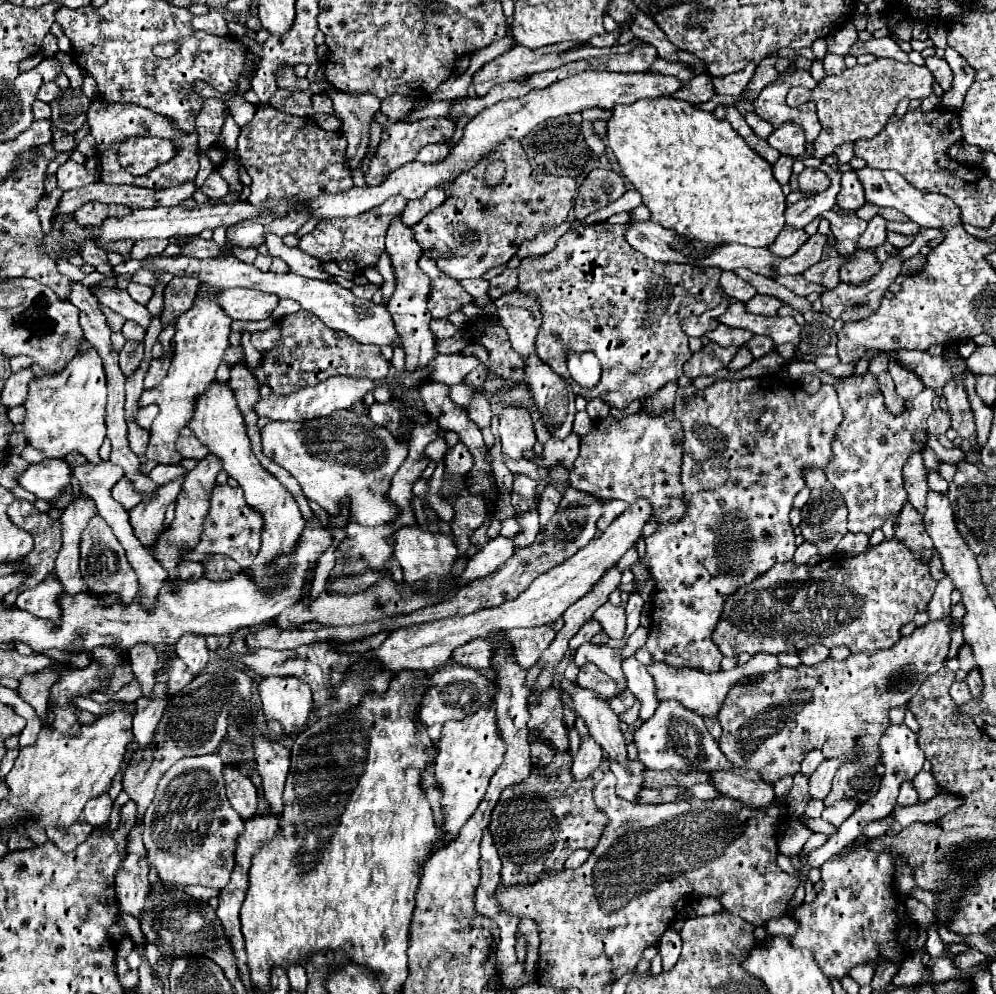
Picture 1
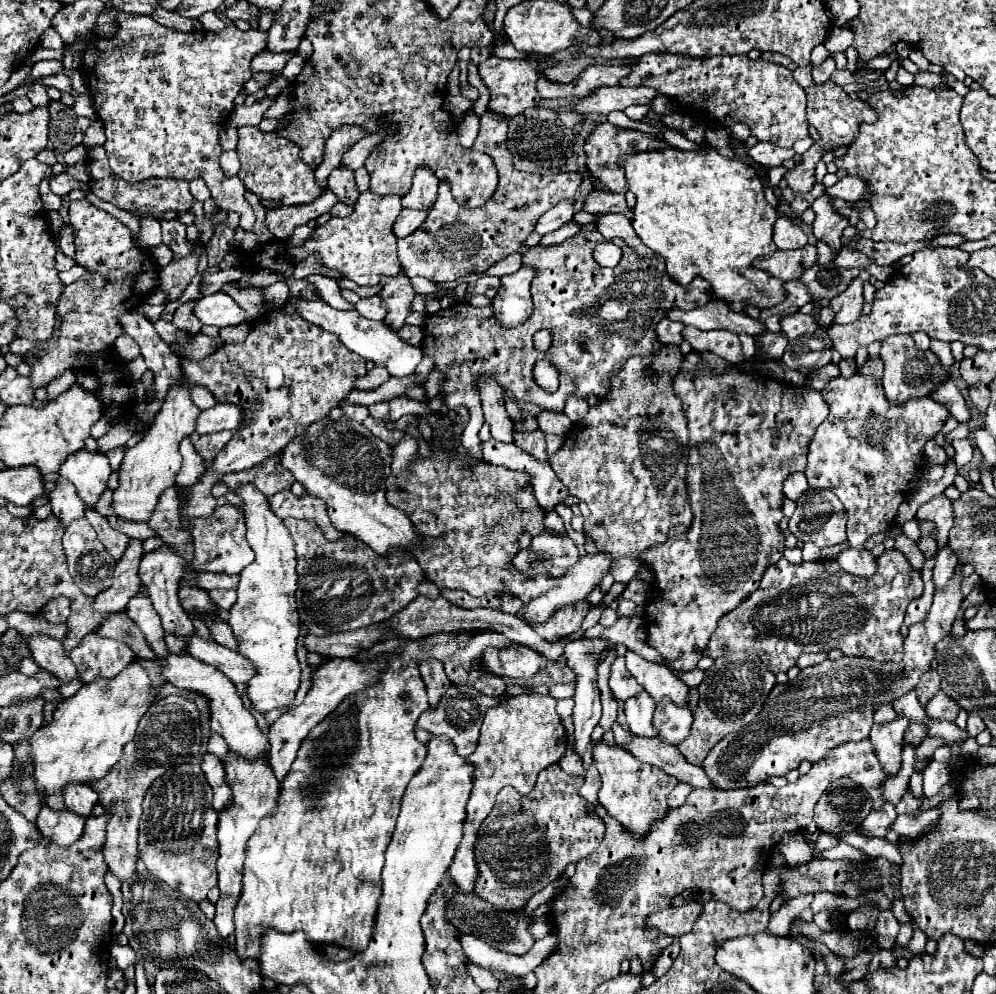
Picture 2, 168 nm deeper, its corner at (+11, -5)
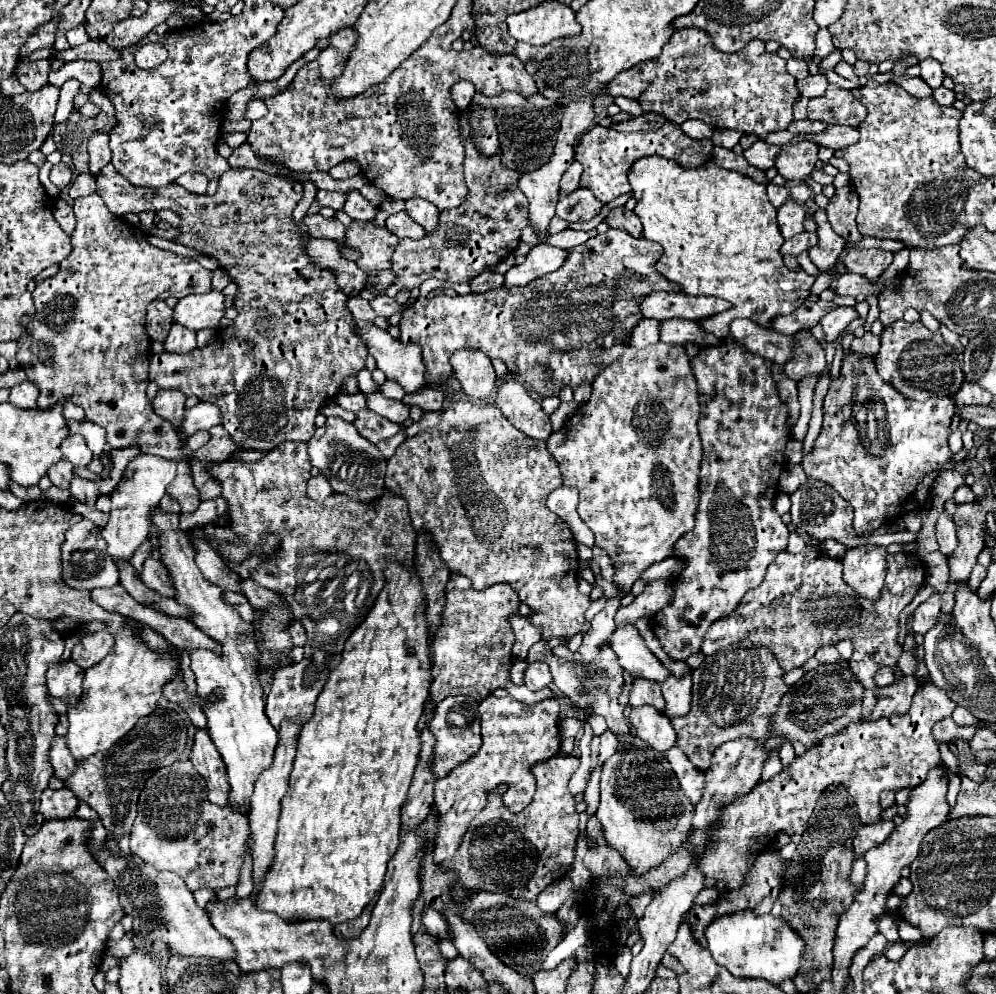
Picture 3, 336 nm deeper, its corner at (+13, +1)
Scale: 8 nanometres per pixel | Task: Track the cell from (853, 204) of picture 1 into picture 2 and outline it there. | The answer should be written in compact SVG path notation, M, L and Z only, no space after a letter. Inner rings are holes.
M820 196L814 200L812 210L816 214L814 222L812 222L812 230L814 236L822 242L826 242L834 252L842 250L842 242L840 236L844 232L844 228L848 226L848 218L838 216L834 212L834 208L830 206L830 198L828 196Z

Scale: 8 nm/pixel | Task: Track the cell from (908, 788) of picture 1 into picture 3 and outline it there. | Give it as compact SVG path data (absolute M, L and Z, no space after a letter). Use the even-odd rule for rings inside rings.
M880 820L878 824L860 826L860 830L856 832L856 838L854 838L856 858L862 856L866 850L870 850L874 846L880 846L890 836L892 830L894 830L894 822L892 820Z

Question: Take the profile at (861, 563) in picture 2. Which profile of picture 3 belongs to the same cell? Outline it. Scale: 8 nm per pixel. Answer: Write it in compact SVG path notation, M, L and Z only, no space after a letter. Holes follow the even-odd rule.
M856 546L846 550L844 558L844 580L860 594L870 600L880 596L886 570L886 548L882 546Z

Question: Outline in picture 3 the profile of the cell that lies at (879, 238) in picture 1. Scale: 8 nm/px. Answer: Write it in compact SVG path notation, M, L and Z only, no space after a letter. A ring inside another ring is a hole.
M850 246L844 248L840 262L856 274L866 276L868 280L876 280L890 266L892 254L886 250L860 250L856 246Z

